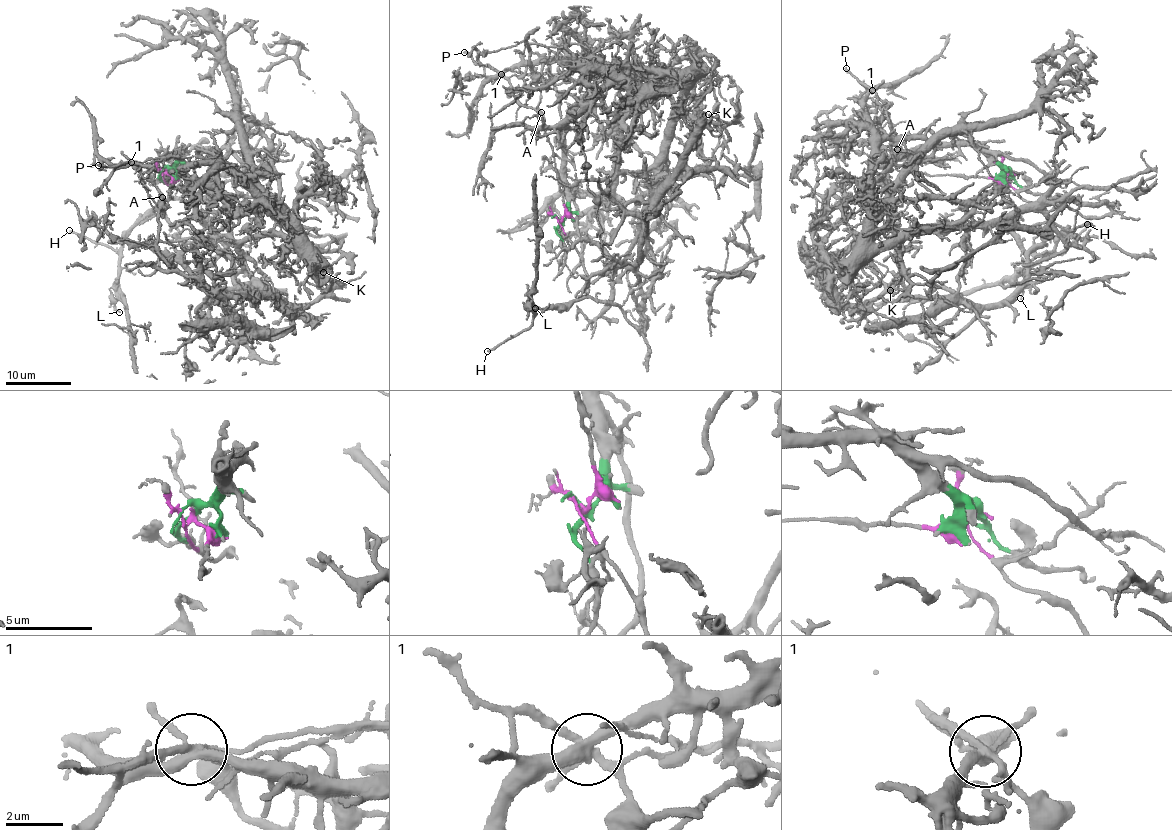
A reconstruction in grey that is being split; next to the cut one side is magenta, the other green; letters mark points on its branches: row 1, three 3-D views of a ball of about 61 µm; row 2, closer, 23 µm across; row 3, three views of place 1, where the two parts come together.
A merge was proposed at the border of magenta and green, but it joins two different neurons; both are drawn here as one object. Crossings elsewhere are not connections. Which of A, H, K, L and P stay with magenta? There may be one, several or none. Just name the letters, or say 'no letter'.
A, H, L, P

